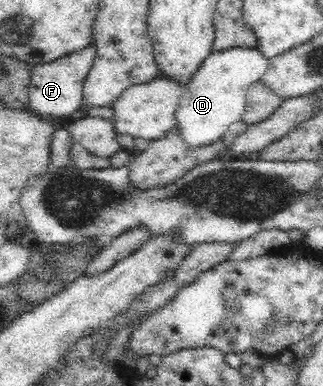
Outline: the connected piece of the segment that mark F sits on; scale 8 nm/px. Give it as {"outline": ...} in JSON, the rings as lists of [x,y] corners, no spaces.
{"outline":[[[89,46],[56,59],[52,63],[38,64],[31,71],[28,88],[29,106],[27,111],[42,117],[70,117],[74,111],[82,109],[82,90],[87,73],[92,67],[96,46]]]}

